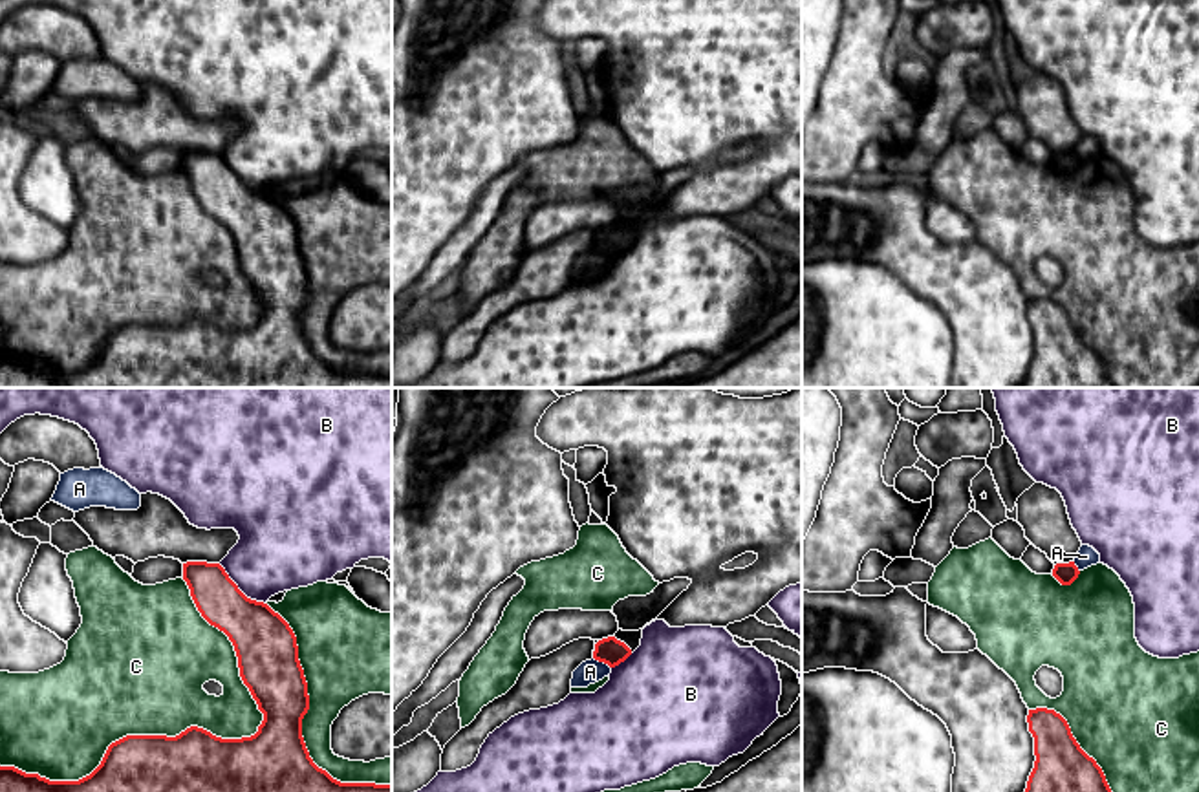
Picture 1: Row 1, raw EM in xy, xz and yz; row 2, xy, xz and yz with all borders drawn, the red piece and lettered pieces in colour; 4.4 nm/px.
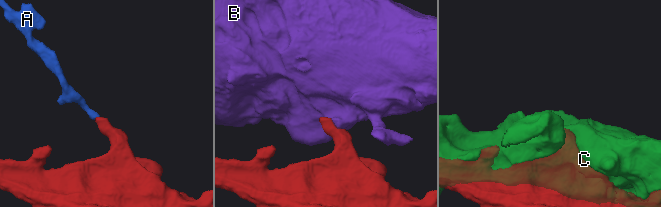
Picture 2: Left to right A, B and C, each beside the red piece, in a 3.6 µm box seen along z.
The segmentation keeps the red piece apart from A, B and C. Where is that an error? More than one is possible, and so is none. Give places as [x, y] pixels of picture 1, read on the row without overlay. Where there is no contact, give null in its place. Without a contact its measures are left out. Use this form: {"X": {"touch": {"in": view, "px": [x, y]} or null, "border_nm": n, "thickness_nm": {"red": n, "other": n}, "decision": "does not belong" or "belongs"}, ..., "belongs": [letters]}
{"A": {"touch": {"in": "xz", "px": [603, 251]}, "border_nm": 90, "thickness_nm": {"red": 120, "other": 110}, "decision": "does not belong"}, "B": {"touch": {"in": "xy", "px": [238, 180]}, "border_nm": 280, "thickness_nm": {"red": 260, "other": 360}, "decision": "does not belong"}, "C": {"touch": {"in": "xy", "px": [132, 326]}, "border_nm": 1200, "thickness_nm": {"red": 480, "other": 500}, "decision": "does not belong"}, "belongs": []}

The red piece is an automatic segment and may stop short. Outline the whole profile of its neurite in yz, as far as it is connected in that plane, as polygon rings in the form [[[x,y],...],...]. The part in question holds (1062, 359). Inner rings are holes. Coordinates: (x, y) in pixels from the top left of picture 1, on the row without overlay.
[[[1036,298],[1027,305],[1034,327],[1034,359],[1020,388],[1117,388],[1093,348],[1089,348],[1071,324],[1067,311],[1054,300]]]

